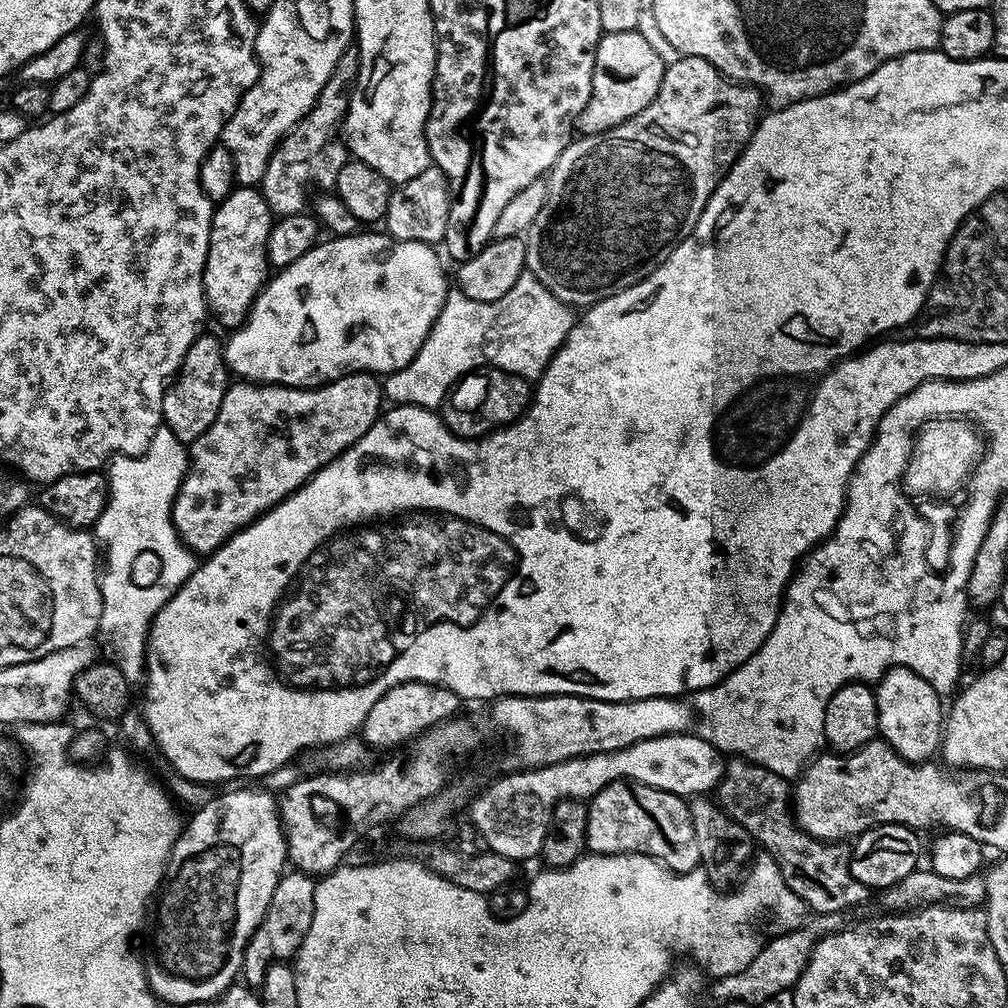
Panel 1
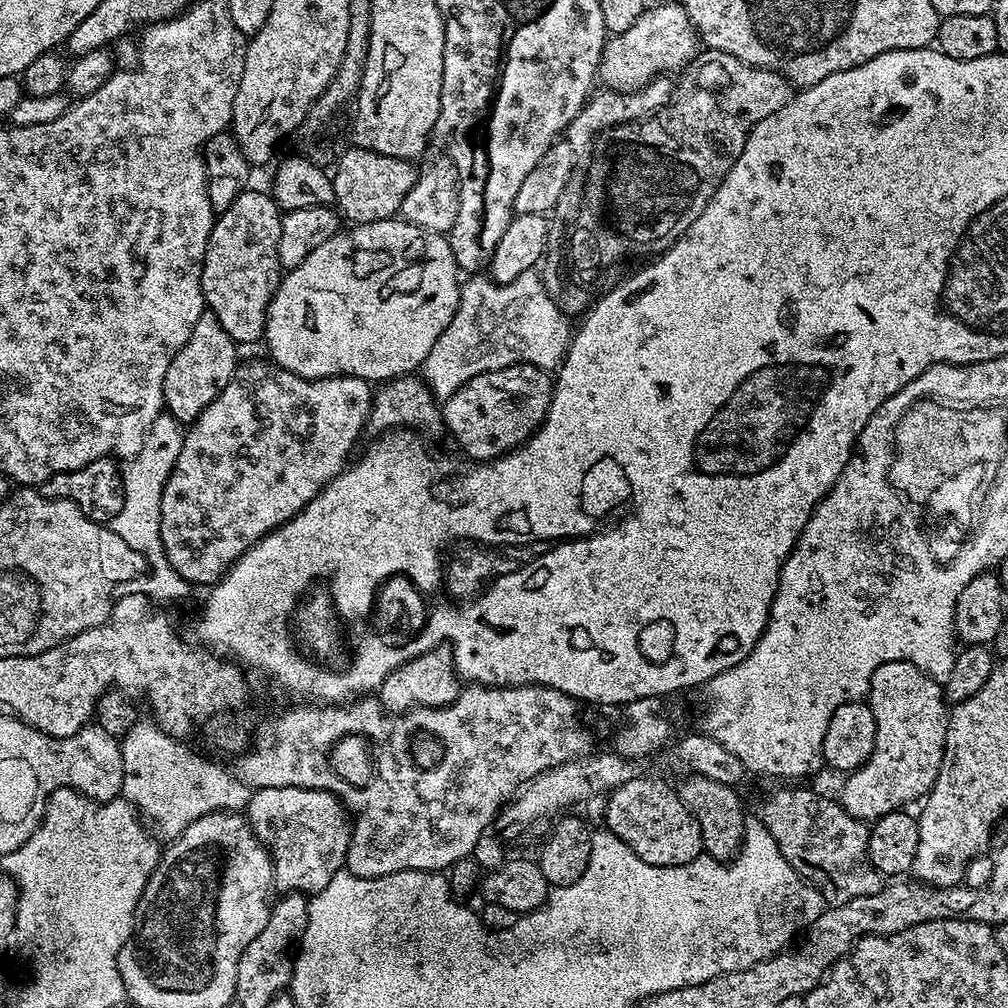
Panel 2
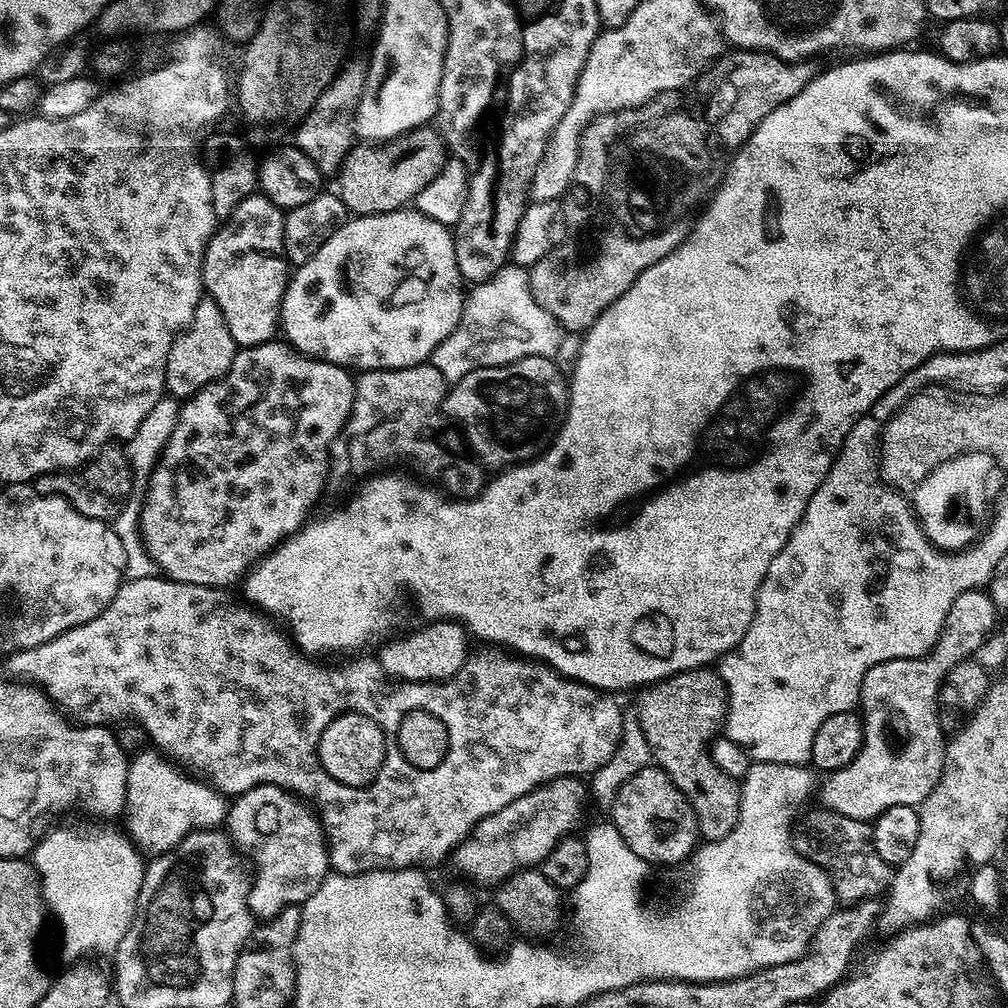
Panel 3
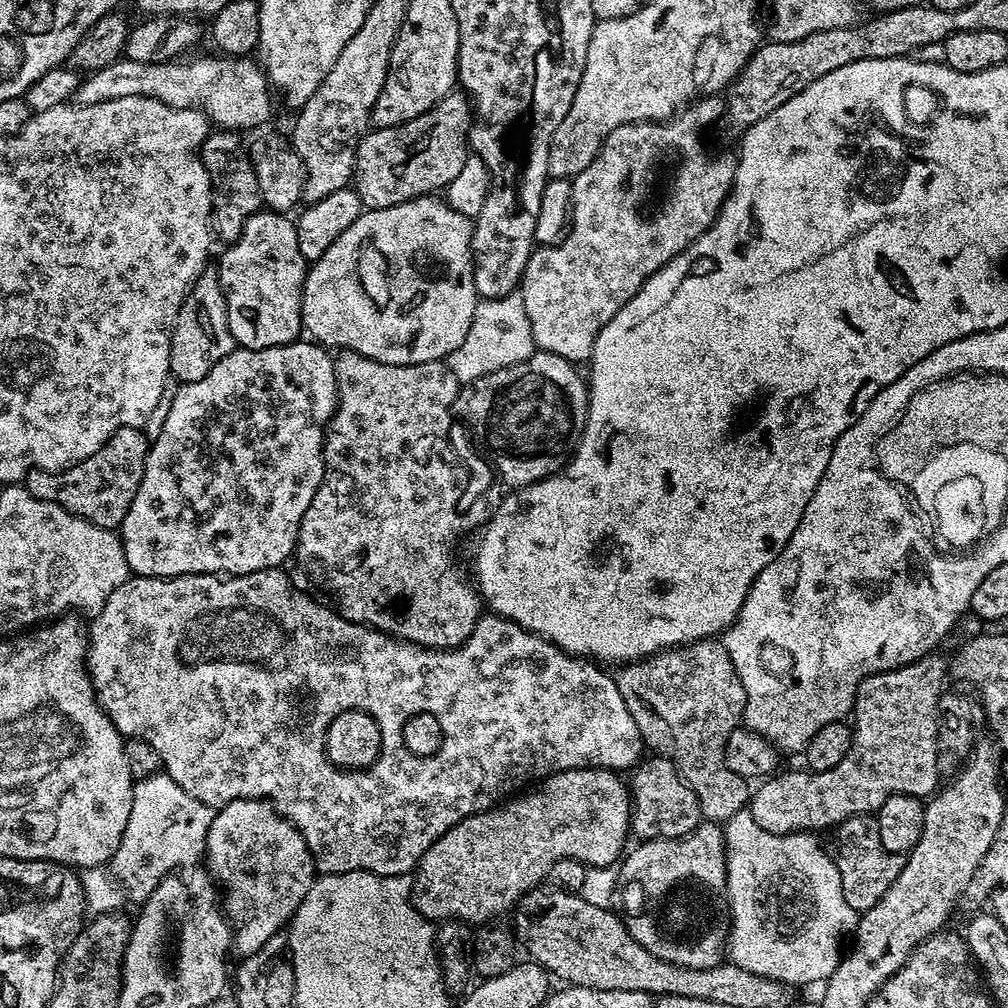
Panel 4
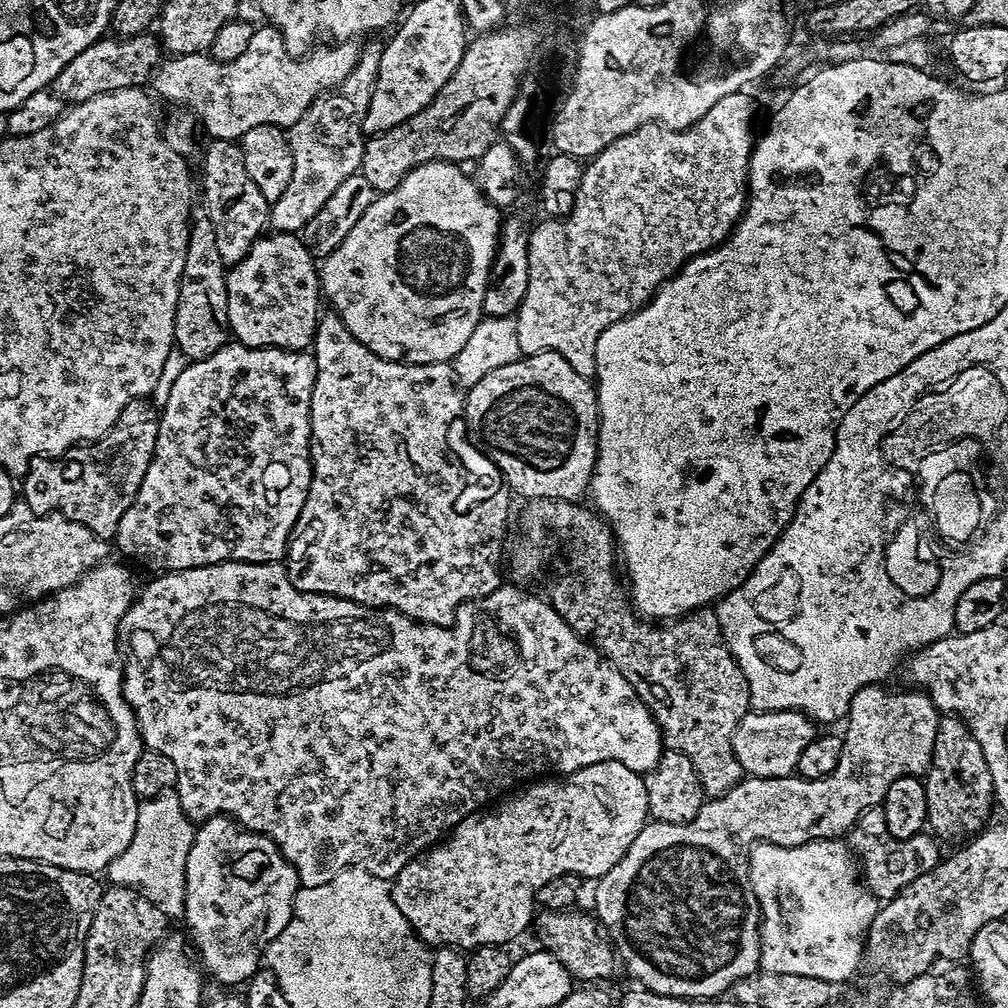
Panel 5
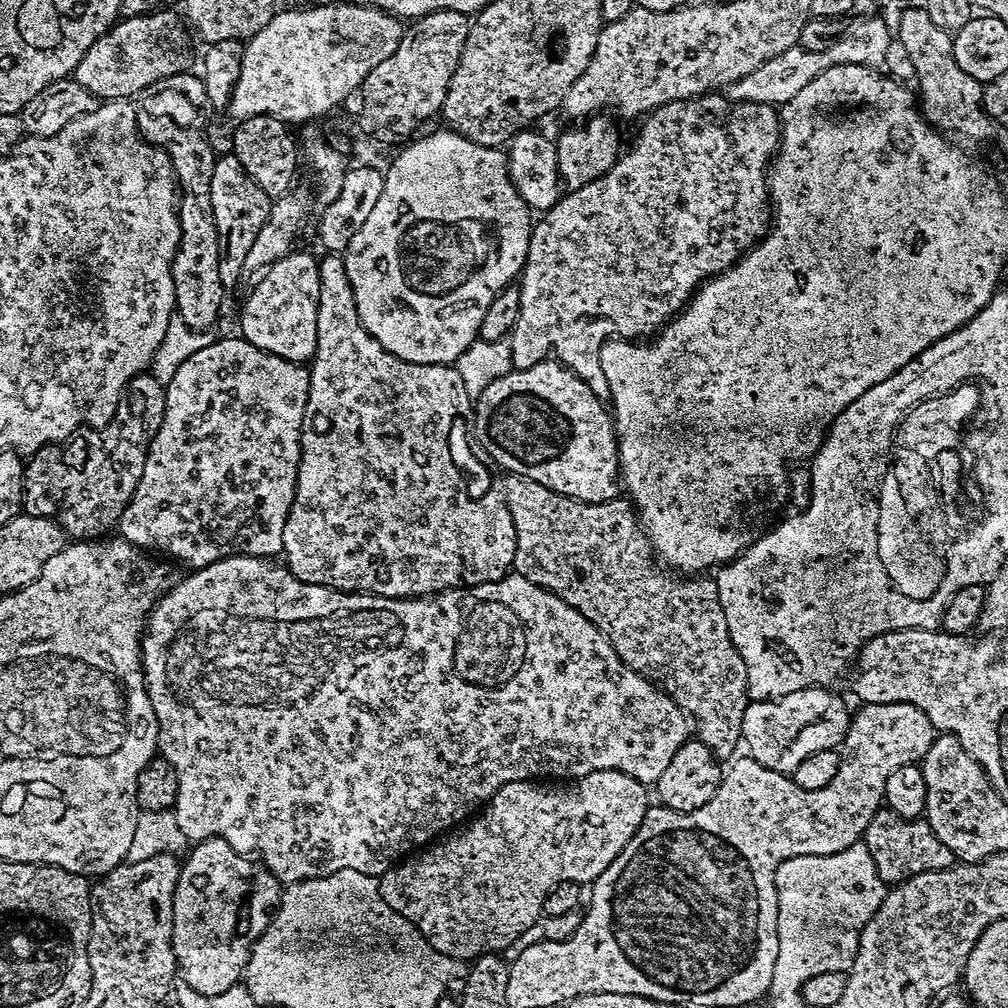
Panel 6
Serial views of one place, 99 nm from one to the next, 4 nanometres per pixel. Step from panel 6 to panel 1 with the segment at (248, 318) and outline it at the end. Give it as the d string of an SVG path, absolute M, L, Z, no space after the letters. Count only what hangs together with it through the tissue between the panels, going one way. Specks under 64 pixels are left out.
M252 186L233 188L225 200L215 205L204 267L204 303L211 319L213 316L227 330L235 330L244 323L257 294L269 279L266 242L273 223L274 214L263 192Z

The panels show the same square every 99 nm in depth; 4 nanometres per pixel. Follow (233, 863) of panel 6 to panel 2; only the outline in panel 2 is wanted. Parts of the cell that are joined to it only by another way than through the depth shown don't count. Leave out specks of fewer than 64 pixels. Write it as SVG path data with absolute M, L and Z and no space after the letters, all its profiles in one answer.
M258 788L248 799L246 819L252 832L268 849L274 865L274 884L281 893L321 892L334 878L334 874L345 867L344 855L348 852L348 842L352 837L349 813L334 794L319 792L313 788Z

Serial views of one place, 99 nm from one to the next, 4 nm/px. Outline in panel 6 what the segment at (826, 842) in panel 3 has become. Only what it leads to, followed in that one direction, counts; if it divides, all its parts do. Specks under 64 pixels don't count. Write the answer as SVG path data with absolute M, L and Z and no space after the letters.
M886 806L881 807L880 811L874 814L874 818L870 818L862 842L866 850L870 850L870 858L874 858L874 866L878 866L880 876L888 886L895 886L923 872L946 870L957 863L956 855L950 850L950 846L946 846L946 842L940 841L938 834L934 834L927 819L908 820L896 812L891 812Z

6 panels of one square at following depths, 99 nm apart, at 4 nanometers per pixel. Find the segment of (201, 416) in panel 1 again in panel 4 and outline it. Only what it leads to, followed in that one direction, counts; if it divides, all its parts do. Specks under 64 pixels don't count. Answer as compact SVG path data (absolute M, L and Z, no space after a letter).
M205 267L194 286L188 291L188 297L176 315L176 325L172 327L172 341L170 342L171 379L180 384L198 382L198 378L206 378L226 354L230 354L237 342L230 334L230 322L226 314L226 298L222 294L220 273L215 267Z

